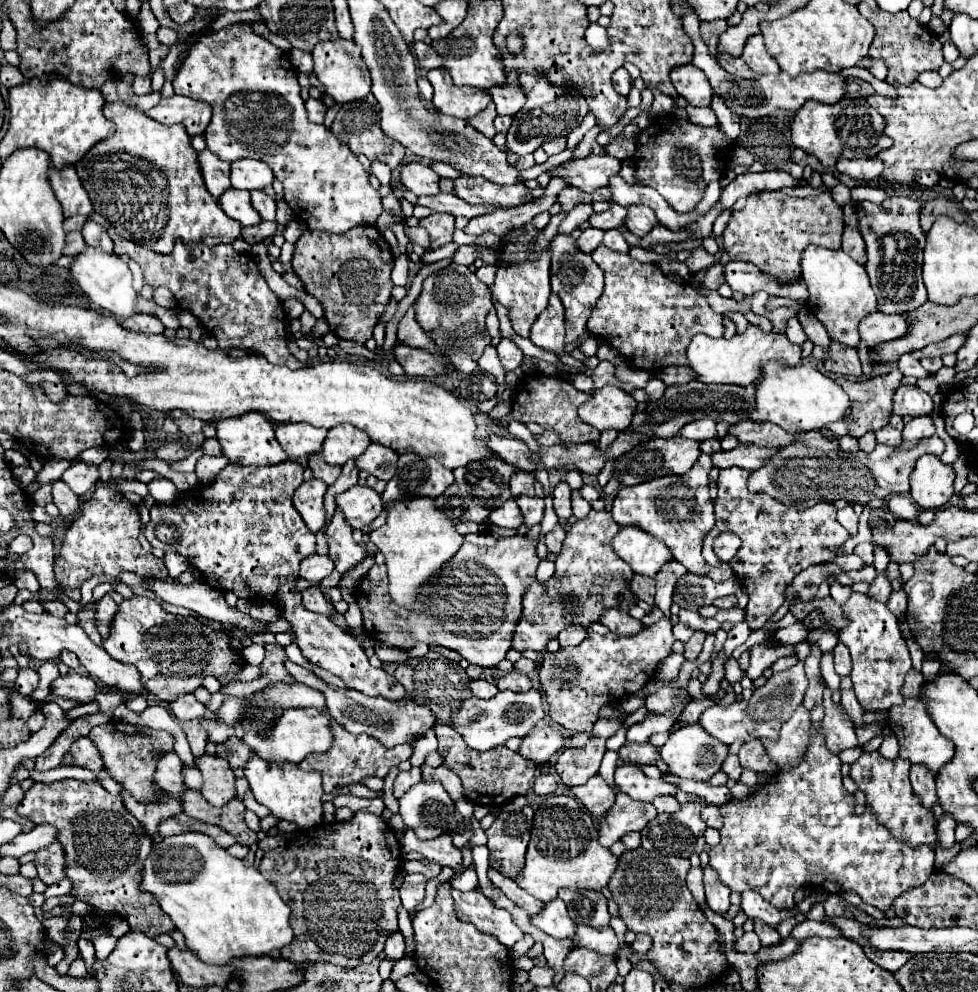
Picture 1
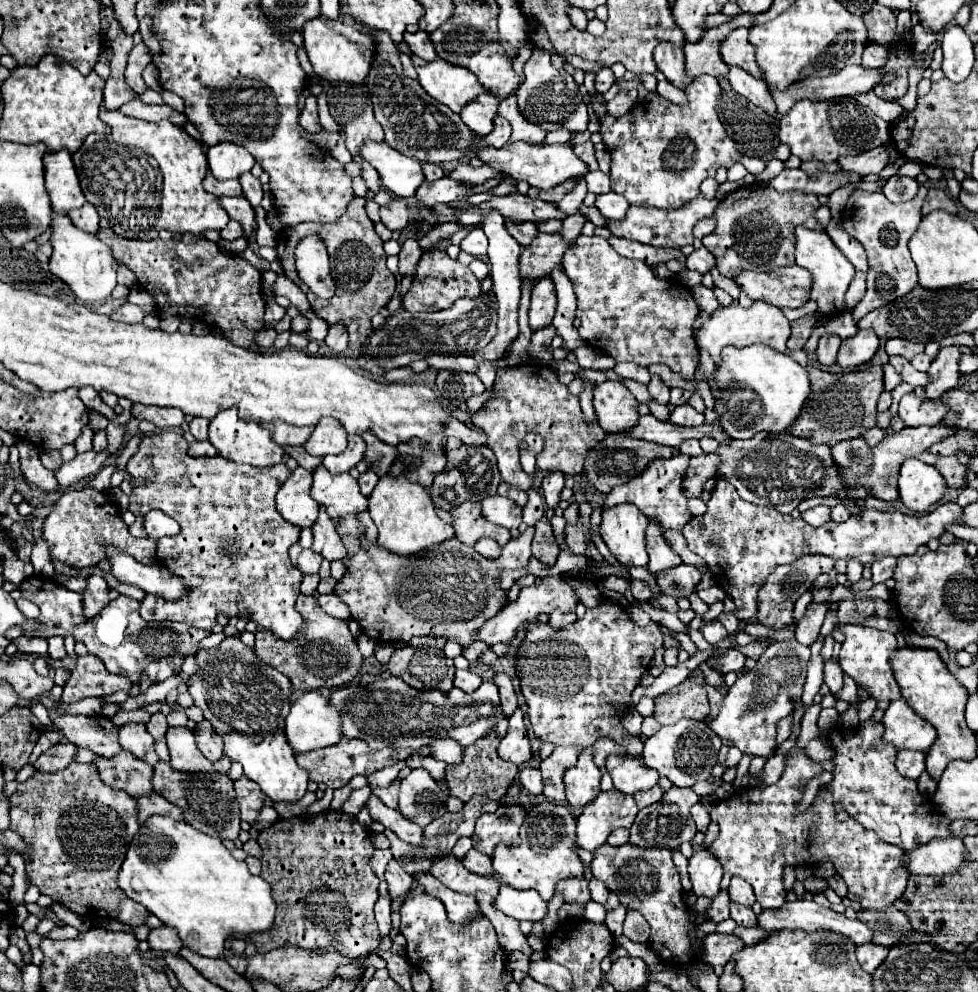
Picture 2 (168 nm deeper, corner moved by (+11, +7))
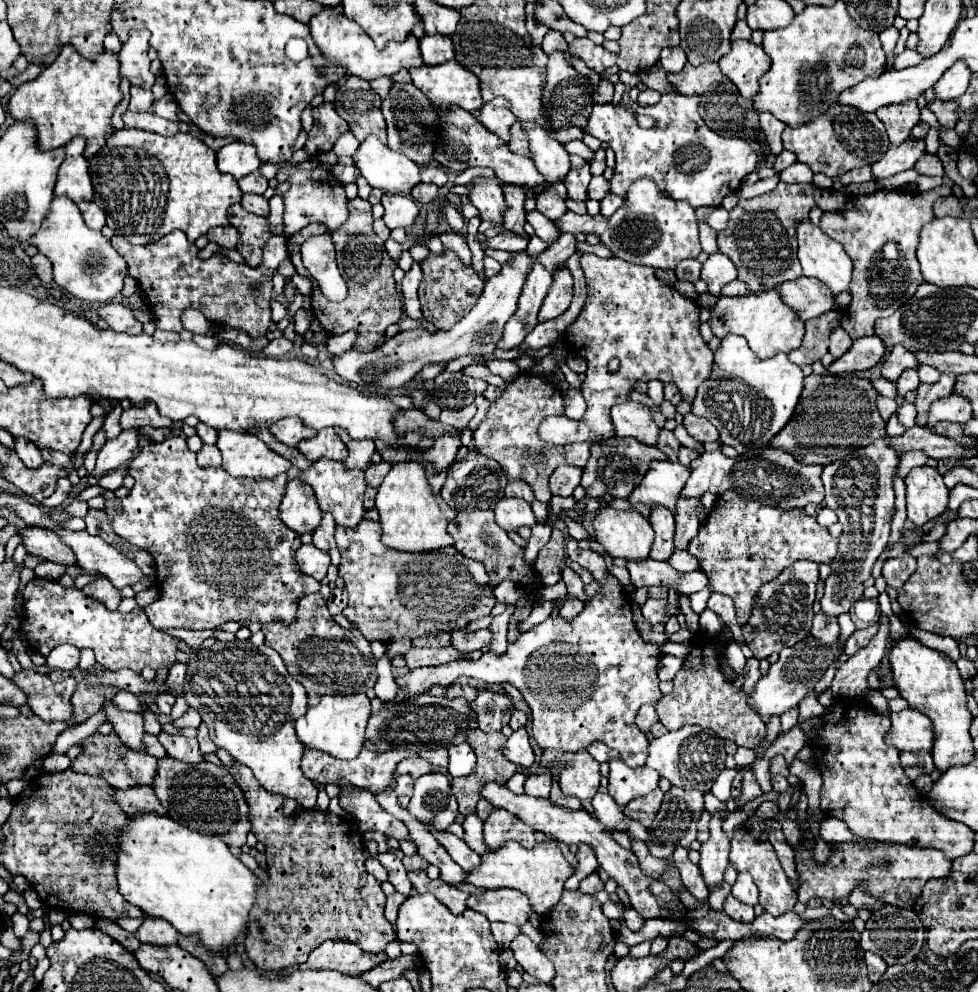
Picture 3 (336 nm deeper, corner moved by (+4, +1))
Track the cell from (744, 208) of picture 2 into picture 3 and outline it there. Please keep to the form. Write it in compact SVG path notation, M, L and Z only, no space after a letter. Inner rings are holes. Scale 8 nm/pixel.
M779 183L771 193L755 199L739 199L729 211L729 227L717 233L717 245L737 267L737 281L747 283L755 293L773 289L783 281L797 279L801 265L797 257L797 223L809 221L811 209L817 207L813 195L813 183L787 185Z

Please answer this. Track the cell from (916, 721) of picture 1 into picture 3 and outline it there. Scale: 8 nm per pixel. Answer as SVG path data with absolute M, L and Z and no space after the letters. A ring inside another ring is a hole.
M903 709L891 713L891 731L885 741L895 745L899 751L931 751L935 743L933 723L929 717L915 709Z

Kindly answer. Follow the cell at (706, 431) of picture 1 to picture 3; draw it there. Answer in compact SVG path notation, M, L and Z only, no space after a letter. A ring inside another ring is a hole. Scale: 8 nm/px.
M687 413L683 417L683 425L687 429L687 433L699 441L699 443L705 443L705 441L717 441L719 439L719 433L717 429L711 425L711 421L707 421L705 417L697 417L693 413Z

